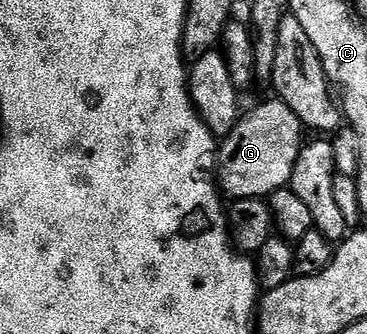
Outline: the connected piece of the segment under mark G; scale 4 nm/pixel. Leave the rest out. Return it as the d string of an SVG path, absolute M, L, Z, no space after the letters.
M270 98L269 101L261 103L246 115L244 113L219 144L215 179L220 191L230 201L234 201L249 197L262 199L268 197L275 190L286 187L303 143L301 132L303 133L301 121L282 100Z

